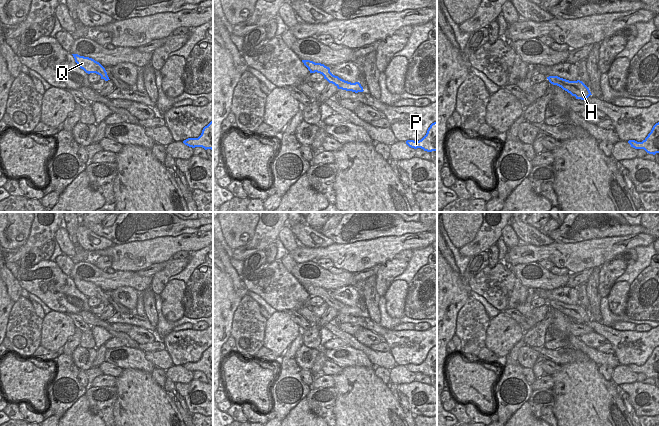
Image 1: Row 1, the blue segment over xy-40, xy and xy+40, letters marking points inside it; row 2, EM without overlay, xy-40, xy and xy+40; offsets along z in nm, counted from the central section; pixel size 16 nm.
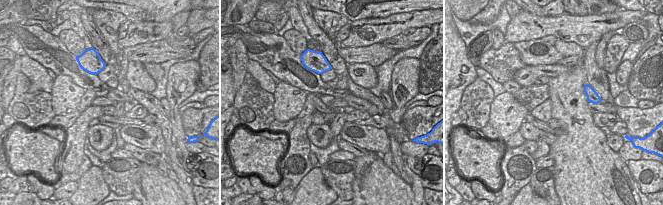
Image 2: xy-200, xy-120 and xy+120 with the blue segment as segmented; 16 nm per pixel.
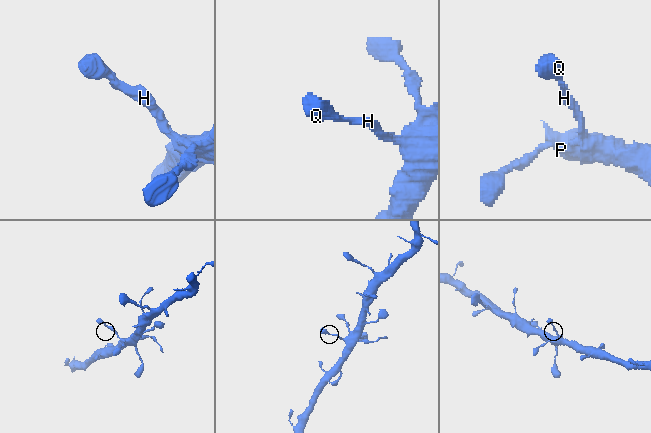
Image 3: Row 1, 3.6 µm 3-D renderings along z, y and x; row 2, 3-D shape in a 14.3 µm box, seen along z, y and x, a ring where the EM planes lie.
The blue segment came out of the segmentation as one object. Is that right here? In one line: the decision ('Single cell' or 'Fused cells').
Single cell

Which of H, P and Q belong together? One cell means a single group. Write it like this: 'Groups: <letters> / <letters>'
Groups: H P Q

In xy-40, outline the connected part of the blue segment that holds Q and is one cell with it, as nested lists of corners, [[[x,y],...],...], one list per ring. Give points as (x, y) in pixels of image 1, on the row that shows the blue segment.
[[[72,54],[77,65],[83,69],[86,73],[96,73],[101,76],[101,79],[105,81],[110,80],[105,68],[92,58],[80,56],[78,54]]]

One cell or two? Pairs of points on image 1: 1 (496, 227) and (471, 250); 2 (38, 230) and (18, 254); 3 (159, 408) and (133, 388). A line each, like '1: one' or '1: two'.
1: one
2: one
3: one

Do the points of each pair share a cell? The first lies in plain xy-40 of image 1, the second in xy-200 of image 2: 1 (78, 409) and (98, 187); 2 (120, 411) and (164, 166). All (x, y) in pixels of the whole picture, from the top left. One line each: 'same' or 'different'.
1: same
2: different

